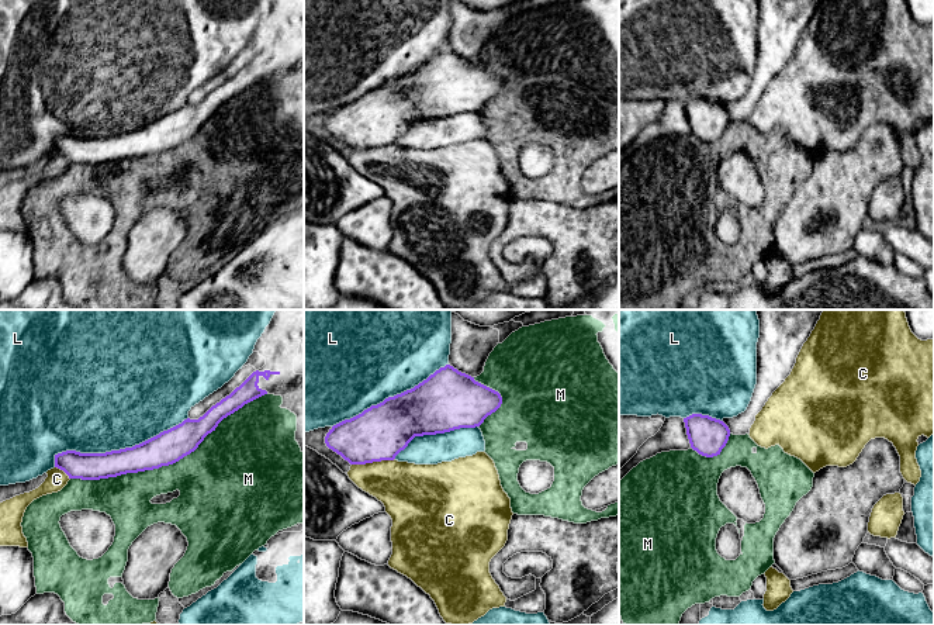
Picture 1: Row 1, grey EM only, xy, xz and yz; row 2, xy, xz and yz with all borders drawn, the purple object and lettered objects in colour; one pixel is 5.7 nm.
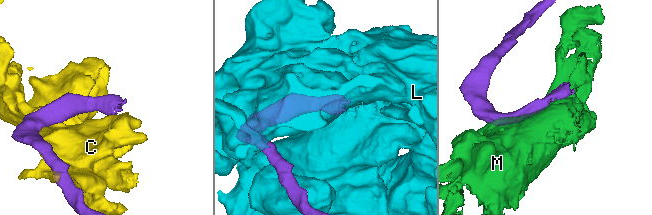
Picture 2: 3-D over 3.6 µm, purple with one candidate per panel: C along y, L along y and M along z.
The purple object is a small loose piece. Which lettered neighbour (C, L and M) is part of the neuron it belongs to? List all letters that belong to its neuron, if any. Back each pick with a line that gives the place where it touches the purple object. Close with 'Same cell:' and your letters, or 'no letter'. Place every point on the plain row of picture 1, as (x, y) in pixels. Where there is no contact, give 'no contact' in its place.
L: meets purple in xy at (116, 135)
Same cell: L

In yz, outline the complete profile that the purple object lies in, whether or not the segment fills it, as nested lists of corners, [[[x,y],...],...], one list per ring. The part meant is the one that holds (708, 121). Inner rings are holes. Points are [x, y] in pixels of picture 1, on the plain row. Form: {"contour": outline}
{"contour": [[[619,0],[619,100],[681,101],[685,107],[691,132],[699,139],[713,142],[726,131],[730,114],[723,107],[744,97],[757,69],[757,27],[760,23],[758,0]]]}

